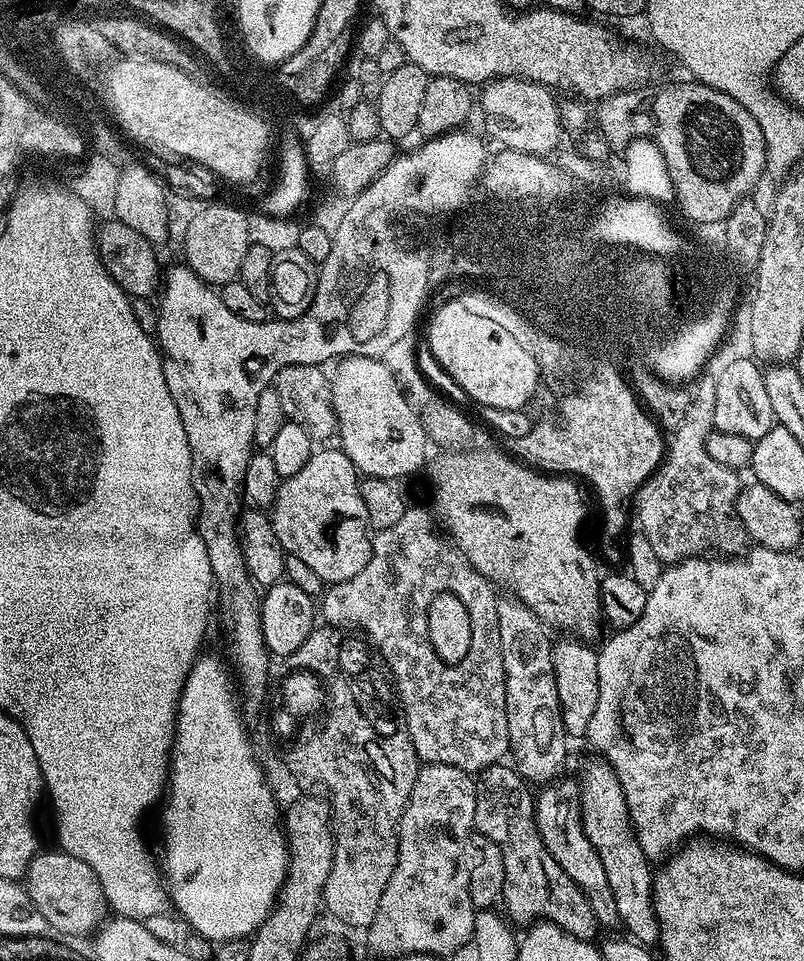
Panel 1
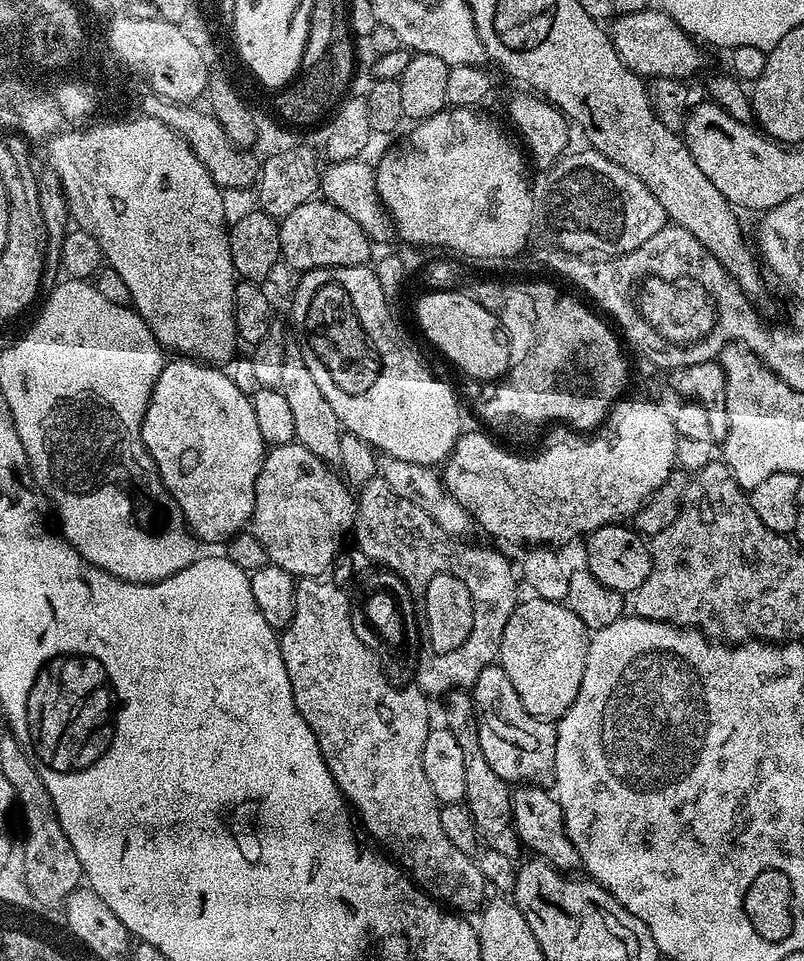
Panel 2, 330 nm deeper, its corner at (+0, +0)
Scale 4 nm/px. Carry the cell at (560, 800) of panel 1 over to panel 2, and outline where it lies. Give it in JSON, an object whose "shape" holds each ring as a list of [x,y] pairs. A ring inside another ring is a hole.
{"shape":[[[499,663],[486,666],[472,683],[470,695],[476,706],[478,742],[482,742],[482,754],[486,754],[494,774],[512,786],[540,784],[547,776],[549,779],[556,767],[556,724],[530,714],[522,706],[506,670]]]}

